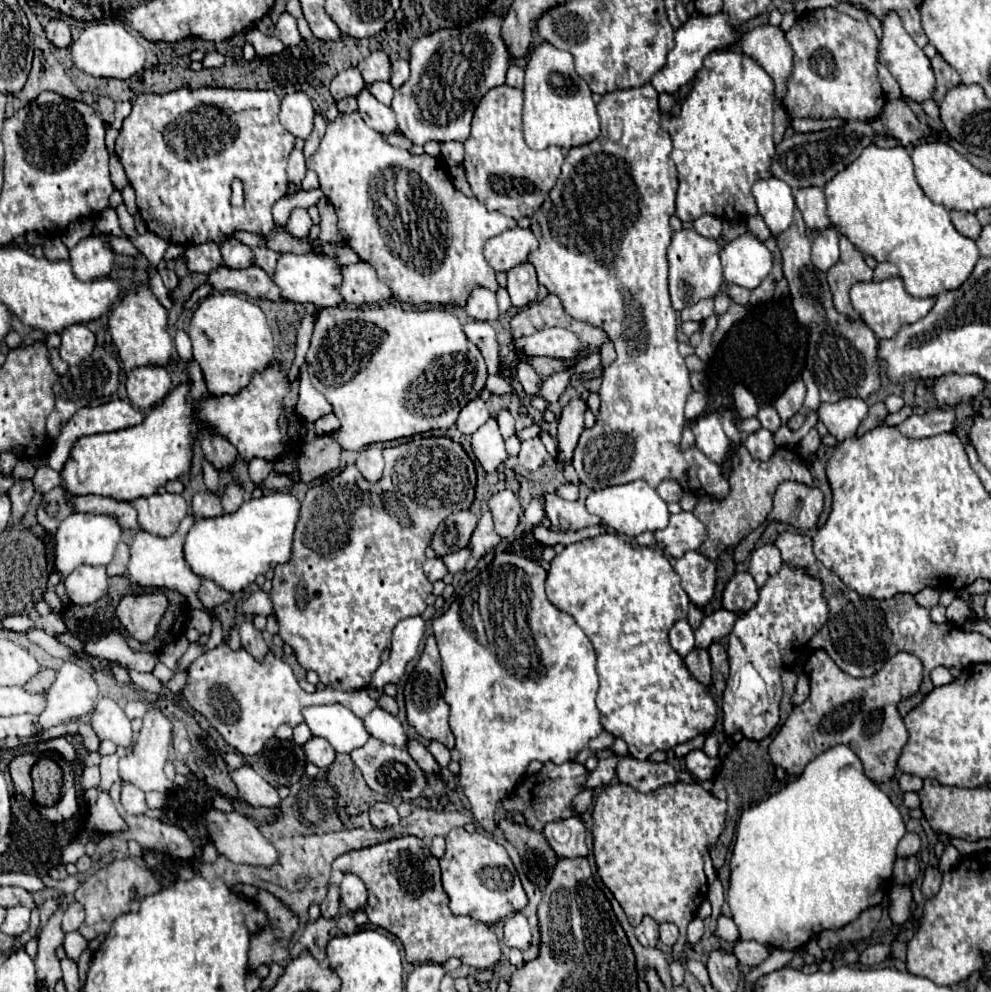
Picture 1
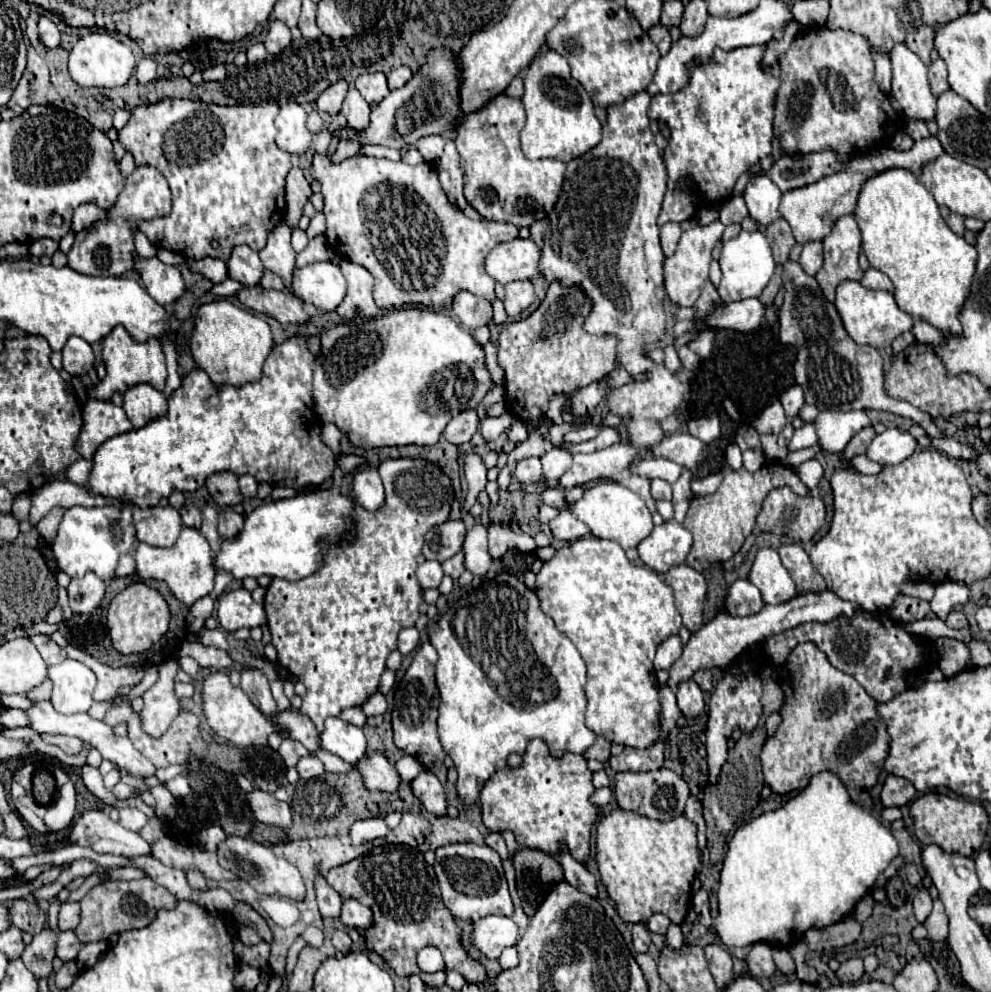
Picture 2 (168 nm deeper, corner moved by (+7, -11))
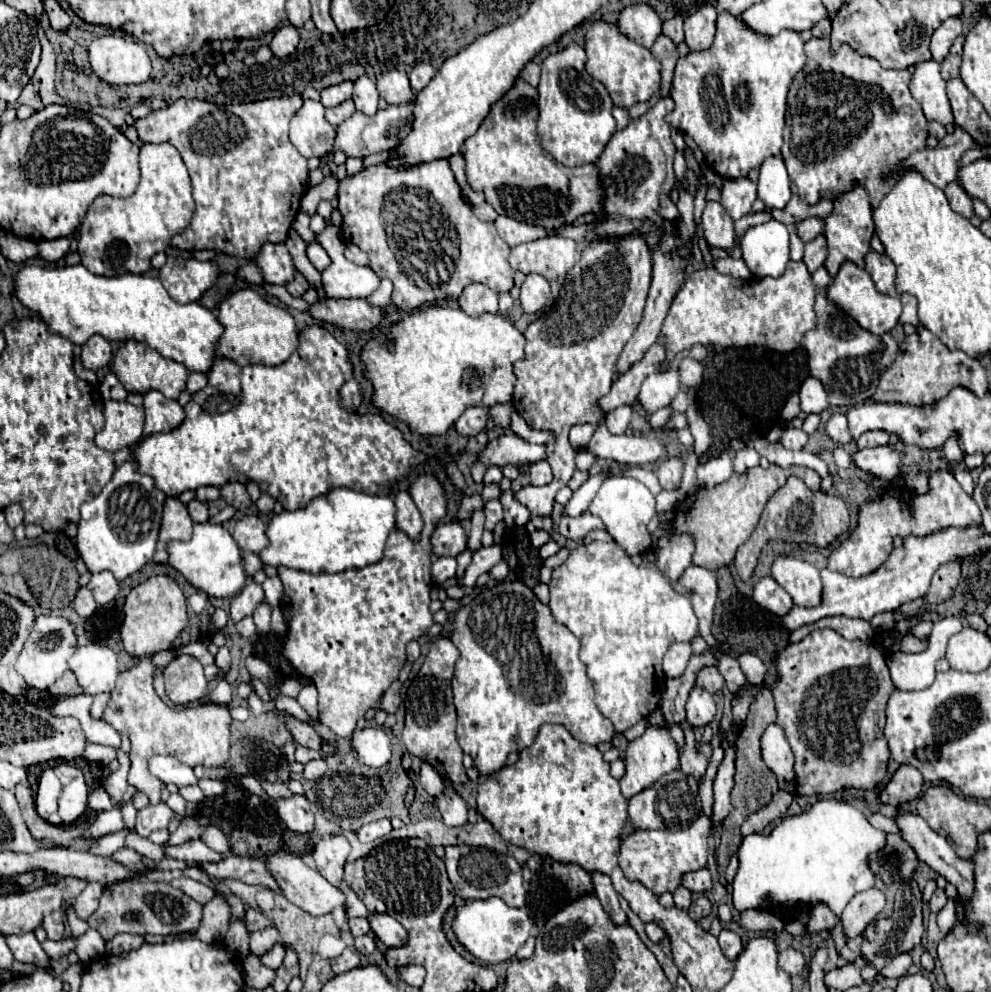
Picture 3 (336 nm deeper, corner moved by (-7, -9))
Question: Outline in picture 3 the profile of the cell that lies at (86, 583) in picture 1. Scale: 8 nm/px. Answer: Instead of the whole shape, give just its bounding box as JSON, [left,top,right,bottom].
[88,571,118,605]

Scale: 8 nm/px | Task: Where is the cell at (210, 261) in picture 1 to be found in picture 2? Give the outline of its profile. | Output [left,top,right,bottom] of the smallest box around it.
[186,257,228,283]

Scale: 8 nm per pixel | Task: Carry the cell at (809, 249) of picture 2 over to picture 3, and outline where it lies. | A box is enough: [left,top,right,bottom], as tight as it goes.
[802,235,828,273]

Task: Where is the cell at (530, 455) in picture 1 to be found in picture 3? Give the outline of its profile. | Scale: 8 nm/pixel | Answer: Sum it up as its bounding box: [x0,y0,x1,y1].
[530,461,552,485]

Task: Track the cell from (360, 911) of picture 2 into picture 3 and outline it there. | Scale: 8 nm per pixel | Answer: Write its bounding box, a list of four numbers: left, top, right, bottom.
[368,913,406,947]

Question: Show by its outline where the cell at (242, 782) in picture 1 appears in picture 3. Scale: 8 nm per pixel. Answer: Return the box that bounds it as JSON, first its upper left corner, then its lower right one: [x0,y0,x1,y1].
[276,795,314,833]

